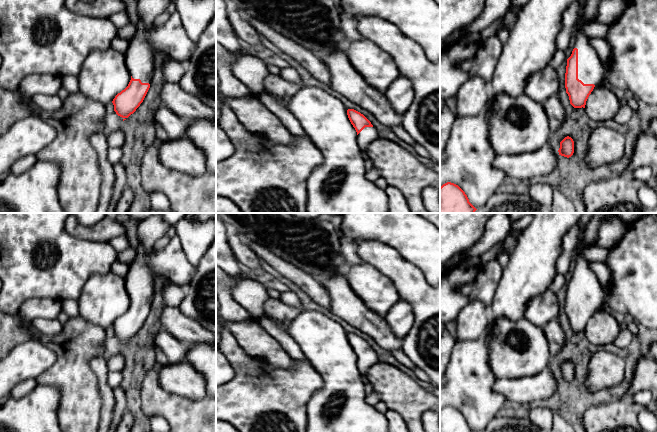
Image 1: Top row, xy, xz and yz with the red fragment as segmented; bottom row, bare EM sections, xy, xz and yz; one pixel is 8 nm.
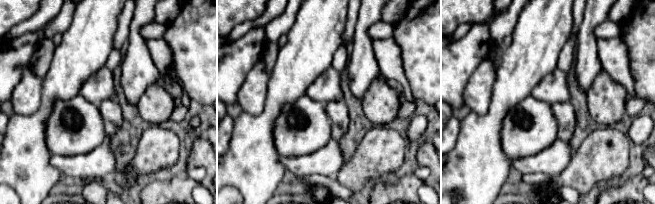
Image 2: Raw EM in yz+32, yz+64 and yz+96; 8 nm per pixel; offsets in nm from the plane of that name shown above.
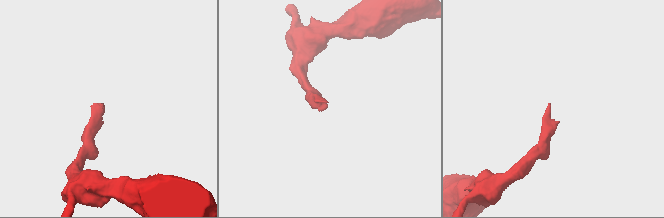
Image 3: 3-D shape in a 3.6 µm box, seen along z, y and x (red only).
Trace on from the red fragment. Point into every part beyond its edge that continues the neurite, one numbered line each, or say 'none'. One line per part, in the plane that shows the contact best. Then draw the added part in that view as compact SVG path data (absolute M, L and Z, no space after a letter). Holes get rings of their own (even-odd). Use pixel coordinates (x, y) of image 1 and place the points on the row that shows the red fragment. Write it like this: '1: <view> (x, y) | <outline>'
1: yz (590, 68) | M587 0L582 11L581 20L576 25L576 43L578 49L578 79L584 84L601 84L604 77L603 63L597 52L590 45L589 38L582 32L582 27L589 24L598 13L602 0Z

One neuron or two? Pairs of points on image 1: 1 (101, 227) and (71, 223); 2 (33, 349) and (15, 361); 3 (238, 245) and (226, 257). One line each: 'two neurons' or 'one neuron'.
1: one neuron
2: one neuron
3: two neurons

